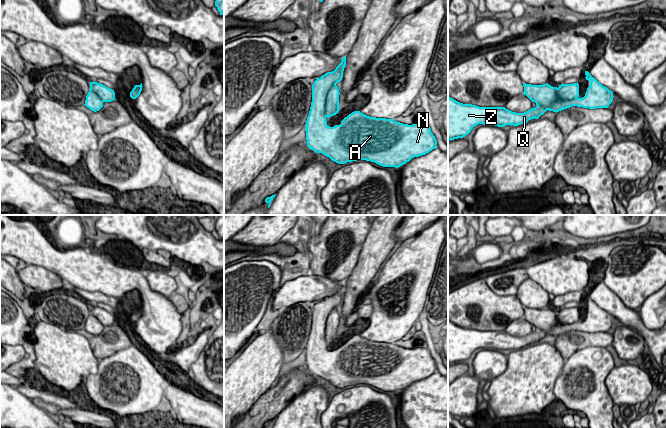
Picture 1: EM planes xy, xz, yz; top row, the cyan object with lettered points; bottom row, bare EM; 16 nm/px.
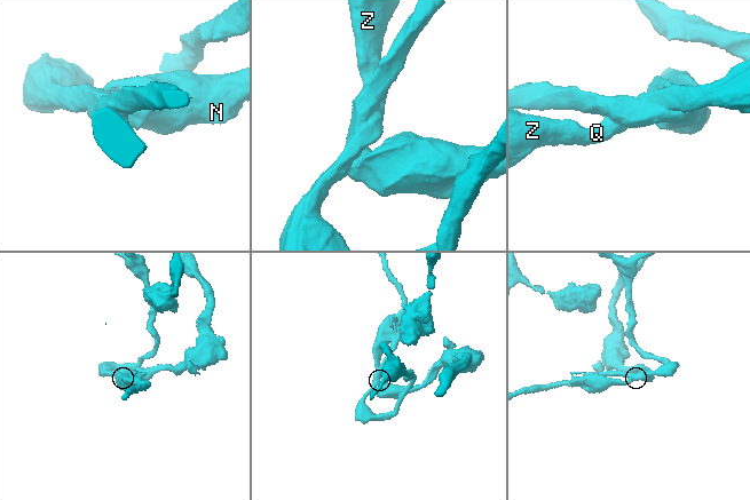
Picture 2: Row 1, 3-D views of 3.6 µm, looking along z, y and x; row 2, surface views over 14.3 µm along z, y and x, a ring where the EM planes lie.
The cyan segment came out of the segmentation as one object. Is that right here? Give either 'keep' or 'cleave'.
cleave

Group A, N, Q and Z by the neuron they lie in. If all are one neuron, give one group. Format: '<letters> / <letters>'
A N / Q Z

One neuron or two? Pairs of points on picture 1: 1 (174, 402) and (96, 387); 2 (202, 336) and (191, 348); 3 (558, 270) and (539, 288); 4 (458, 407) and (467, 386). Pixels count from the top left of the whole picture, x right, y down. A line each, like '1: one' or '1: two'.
1: one
2: one
3: one
4: one

